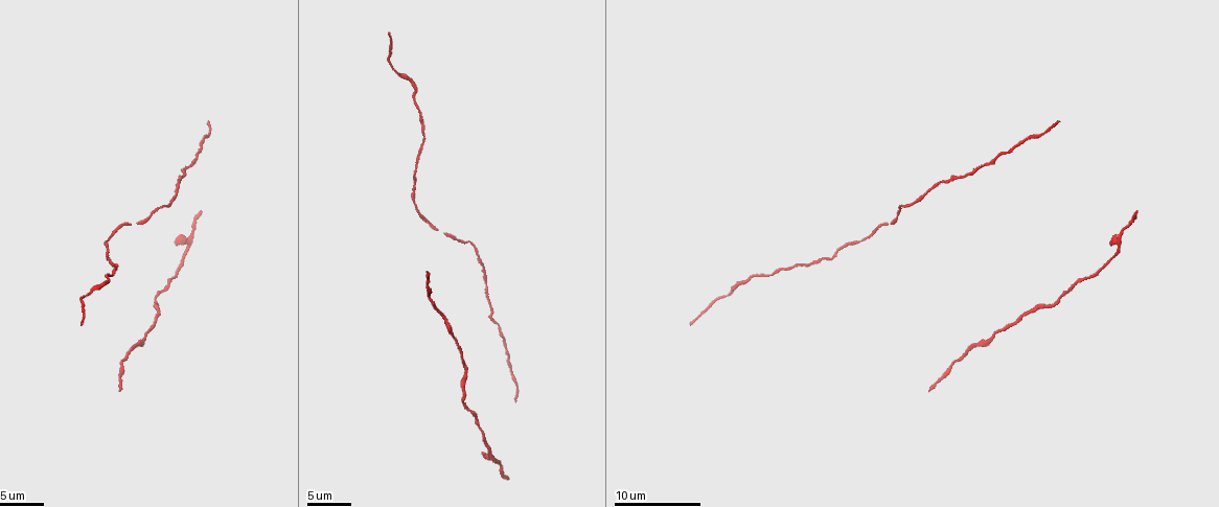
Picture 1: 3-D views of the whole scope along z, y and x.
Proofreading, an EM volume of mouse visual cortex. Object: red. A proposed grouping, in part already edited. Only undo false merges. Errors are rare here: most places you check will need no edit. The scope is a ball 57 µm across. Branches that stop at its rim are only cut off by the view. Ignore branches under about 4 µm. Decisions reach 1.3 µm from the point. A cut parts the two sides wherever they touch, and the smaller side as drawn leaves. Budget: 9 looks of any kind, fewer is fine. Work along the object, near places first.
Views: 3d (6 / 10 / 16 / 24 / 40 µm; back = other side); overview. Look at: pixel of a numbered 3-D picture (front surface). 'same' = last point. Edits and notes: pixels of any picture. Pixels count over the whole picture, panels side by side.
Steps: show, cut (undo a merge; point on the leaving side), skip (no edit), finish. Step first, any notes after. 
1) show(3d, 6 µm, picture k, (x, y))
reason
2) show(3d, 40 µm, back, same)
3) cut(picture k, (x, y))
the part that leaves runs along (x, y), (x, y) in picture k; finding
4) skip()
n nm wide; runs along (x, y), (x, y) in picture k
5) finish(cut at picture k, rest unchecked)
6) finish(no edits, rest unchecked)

show(3d, 6 µm, picture 1, (732, 287))
sudden change in width

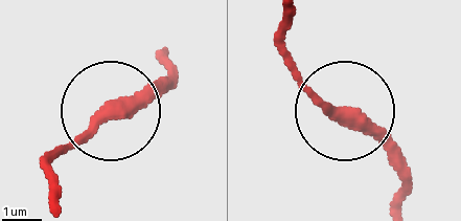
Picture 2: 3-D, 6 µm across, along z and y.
show(3d, 6 µm, back, picture 2, (106, 114))

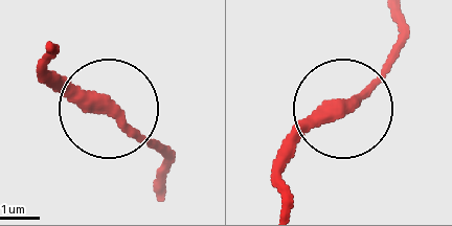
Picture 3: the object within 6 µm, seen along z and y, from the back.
skip()
330 nm wide; all the same neuron

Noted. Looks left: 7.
show(3d, 10 µm, picture 1, (152, 211))
calibre changes

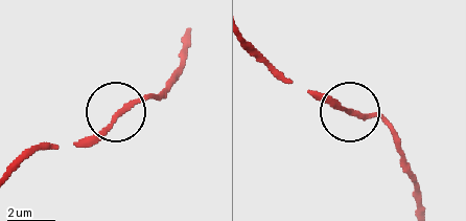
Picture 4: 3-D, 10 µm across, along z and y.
show(3d, 6 µm, picture 4, (116, 114))

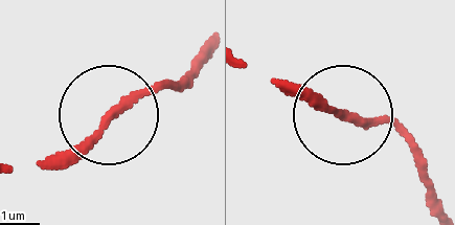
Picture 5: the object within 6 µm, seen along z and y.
skip()
200 nm wide; runs along (205, 54), (185, 77), (129, 97), (42, 161) in picture 5; continuous, no second neuron

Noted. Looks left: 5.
show(3d, 16 µm, picture 1, (444, 315))
thick turns thin

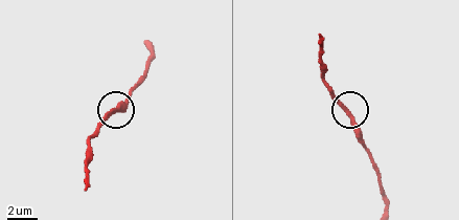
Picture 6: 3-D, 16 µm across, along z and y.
skip()
runs along (148, 43), (153, 56), (145, 73), (128, 97), (94, 132) in picture 6; continuous, no second neuron

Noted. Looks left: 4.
show(3d, 10 µm, picture 1, (186, 249))
sudden change in width

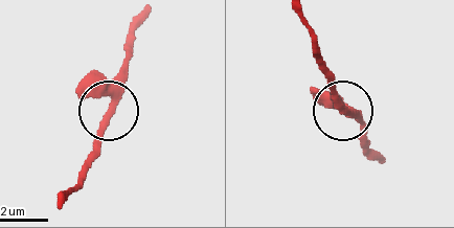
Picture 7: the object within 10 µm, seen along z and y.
skip()
continuous, no second neuron

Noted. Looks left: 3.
finish(no edits, rest unchecked)

